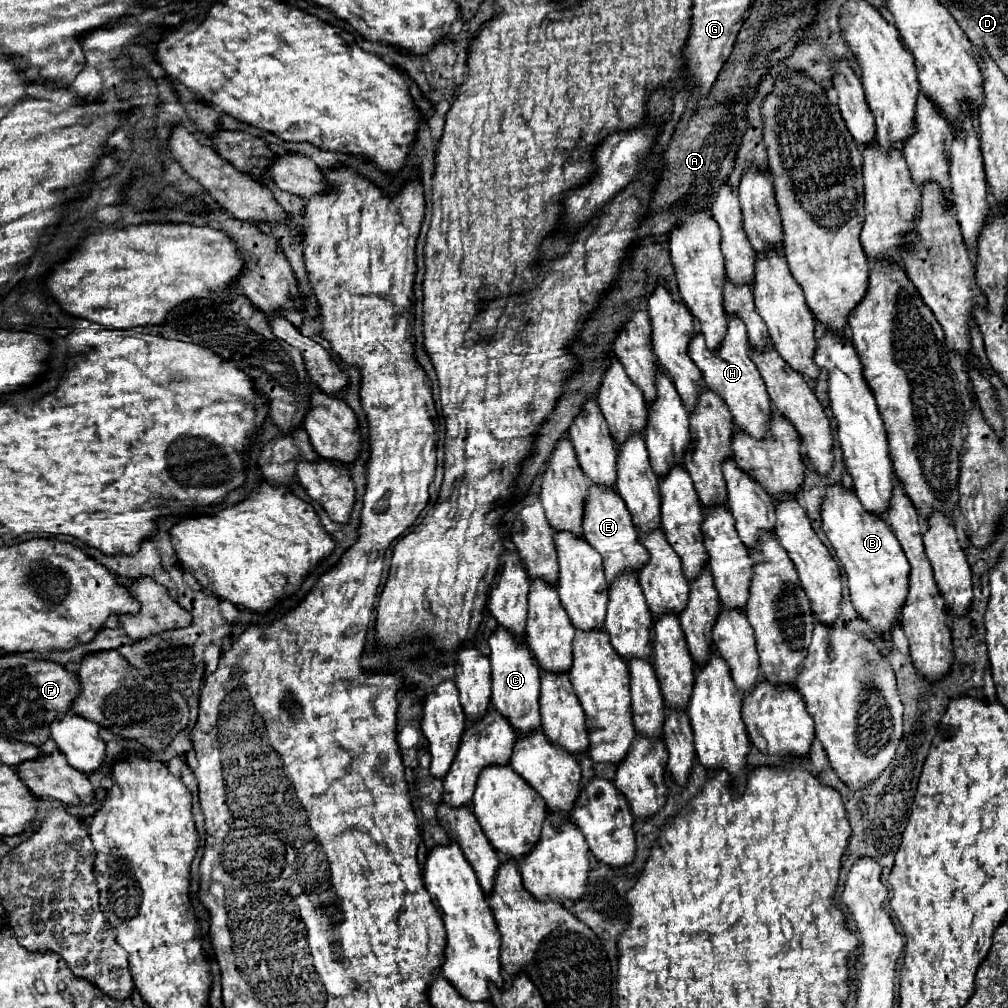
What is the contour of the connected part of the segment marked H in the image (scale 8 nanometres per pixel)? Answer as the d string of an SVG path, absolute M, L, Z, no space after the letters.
M736 316L728 318L728 334L724 338L724 344L718 348L718 352L712 352L706 348L702 334L694 334L688 350L690 350L690 358L702 370L706 386L712 392L716 392L726 402L726 406L730 408L730 412L734 416L734 424L756 440L764 438L768 428L770 428L772 408L770 408L770 398L768 398L764 380L760 376L760 370L756 368L756 364L750 358L744 322L740 322Z

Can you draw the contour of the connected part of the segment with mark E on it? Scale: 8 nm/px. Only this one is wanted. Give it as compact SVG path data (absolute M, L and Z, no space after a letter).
M604 486L590 488L584 512L584 540L602 554L608 584L612 584L622 572L638 572L648 562L648 550L640 544L638 530L632 524L628 508L612 488Z

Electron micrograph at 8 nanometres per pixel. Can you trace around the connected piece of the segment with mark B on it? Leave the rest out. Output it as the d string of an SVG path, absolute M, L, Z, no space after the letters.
M844 486L828 488L822 504L822 528L846 570L850 602L856 614L866 620L876 634L890 632L896 624L900 624L900 608L904 608L908 594L910 572L908 558L904 556L894 532L884 520L868 514L860 506L854 492L846 490Z

